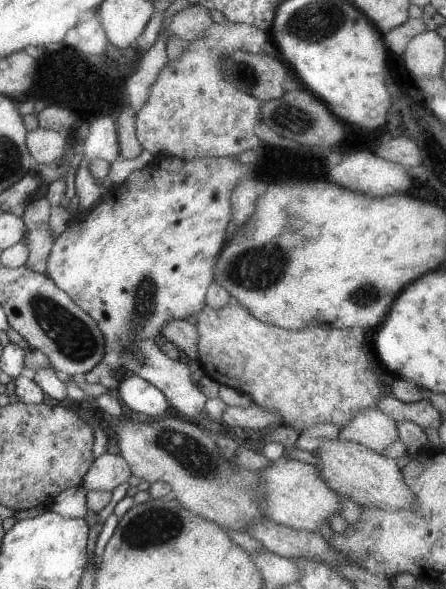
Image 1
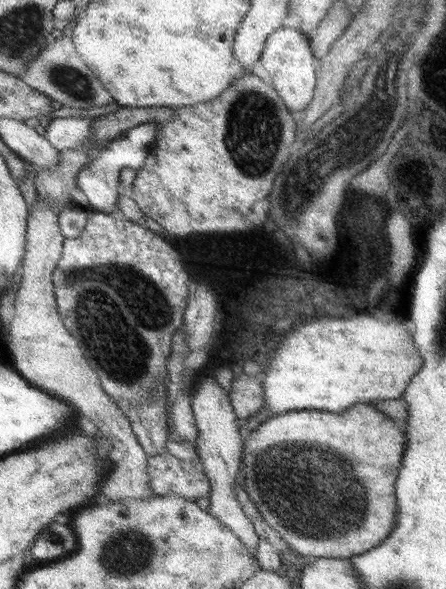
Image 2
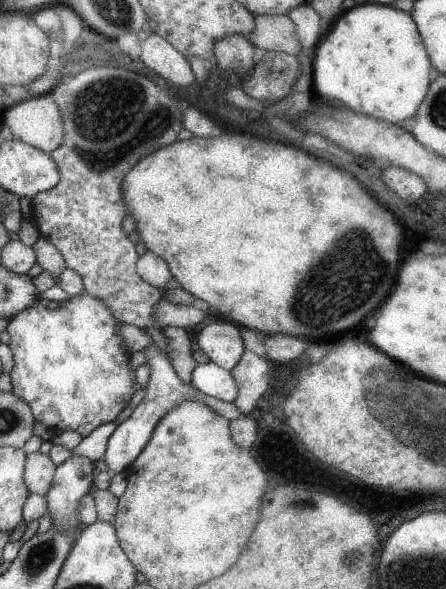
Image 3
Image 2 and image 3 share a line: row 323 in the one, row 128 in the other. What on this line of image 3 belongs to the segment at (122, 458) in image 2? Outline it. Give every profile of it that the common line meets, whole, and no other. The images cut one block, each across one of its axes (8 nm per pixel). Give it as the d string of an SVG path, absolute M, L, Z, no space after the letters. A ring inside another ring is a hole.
M50 92L17 103L2 113L14 136L48 154L62 146L64 120Z

